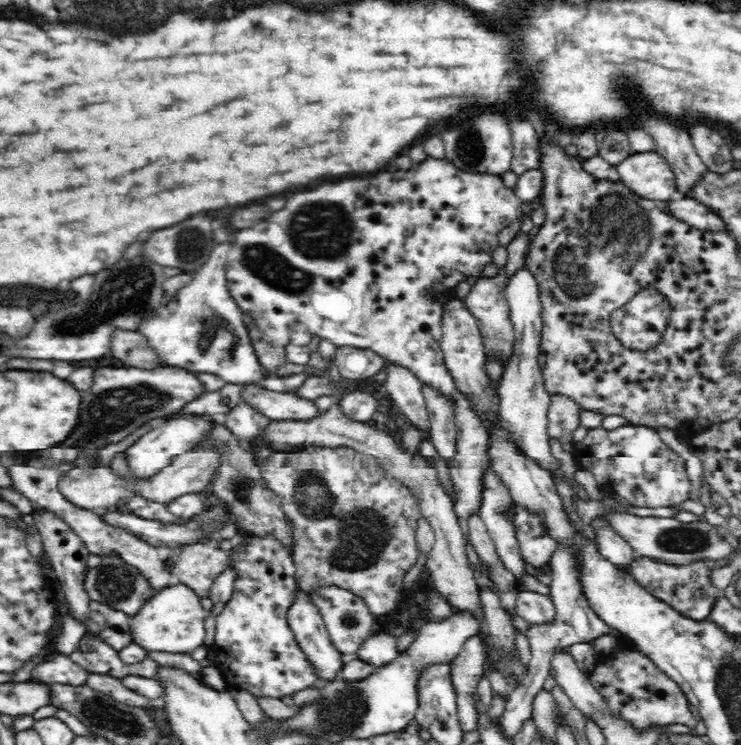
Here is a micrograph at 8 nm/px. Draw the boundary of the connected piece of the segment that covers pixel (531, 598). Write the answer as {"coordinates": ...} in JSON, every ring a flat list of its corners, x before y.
{"coordinates":[[523,588,517,597,516,612,530,624,546,624,554,618,554,604,549,596]]}

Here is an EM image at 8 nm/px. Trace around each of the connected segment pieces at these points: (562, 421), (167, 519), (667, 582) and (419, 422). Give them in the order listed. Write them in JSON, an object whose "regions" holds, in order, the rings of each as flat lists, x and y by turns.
{"regions":[[[551,396,547,412,547,433,550,438,560,440,566,452,576,451,577,445,572,439,572,433,580,424,578,414,581,409,565,396]],[[141,496,130,497,126,508,136,516,162,524,185,525,196,520,196,516,176,516,170,512,168,503,154,502]],[[640,555,636,556,635,560,632,560,628,566,622,566,620,569,634,577,657,600,668,604,672,609,682,613,682,616,694,620,708,619,714,602,720,596,725,595,725,591,715,589,714,586,710,585,707,574,710,570,706,570,698,562,687,565,671,565]],[[385,362,386,384,384,393,392,398,401,414,405,414,408,424,423,432,428,432,429,422,422,384,407,367]]]}

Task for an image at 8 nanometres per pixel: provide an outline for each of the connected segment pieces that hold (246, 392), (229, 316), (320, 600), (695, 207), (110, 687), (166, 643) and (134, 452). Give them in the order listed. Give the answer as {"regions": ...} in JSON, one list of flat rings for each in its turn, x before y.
{"regions":[[[244,386,240,398,240,403,248,403,271,421,308,420,320,414,314,401,293,396,288,392,272,392,260,386]],[[232,238,218,241,210,249,204,264,197,269,194,278,181,288,175,297,167,296,166,302,150,320,142,322,138,333,146,336,150,347,154,347,164,363,180,366,192,373,216,374,228,384,253,384,264,380,264,367,253,348,247,327,244,325,241,310,226,286,225,266,230,260]],[[318,587,309,593,314,605,320,609,332,645,343,655,354,654,366,638,376,632,377,622,374,615,360,596,340,587]],[[677,195,667,201,667,210,678,220,702,230,725,230,725,223,710,207,688,196]],[[90,673,85,684,102,694,109,694,114,700,123,702,128,706,142,708,146,708,146,706,159,706,163,708,165,703,163,697,148,698,147,696,142,696,135,690,126,688,121,679,106,674]],[[175,582,160,589,136,614,132,615,129,629,133,642,152,652,191,653,204,645,204,620,209,615,201,604,201,598,185,584]],[[179,415,171,418,165,418,154,425,149,432,146,432,141,438,138,438,134,444,123,452,127,467,133,476,139,478,150,478,154,472,160,468,170,465,170,462,180,454,191,451,196,442,200,442,204,436,210,432,210,421,207,416]]]}

